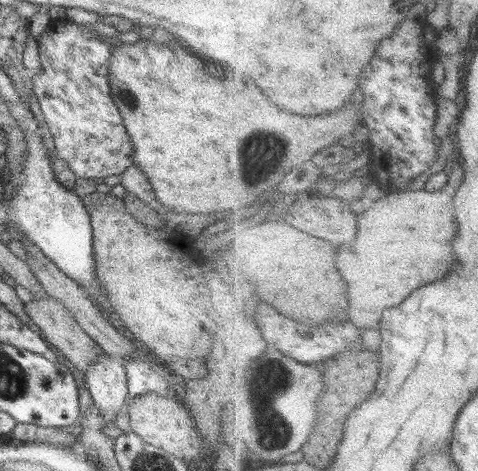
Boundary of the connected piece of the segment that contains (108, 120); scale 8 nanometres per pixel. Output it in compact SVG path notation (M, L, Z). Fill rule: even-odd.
M60 18L51 21L51 27L39 38L39 62L42 71L32 75L33 92L52 133L55 144L55 156L65 160L77 178L100 181L106 176L122 174L133 164L134 147L130 135L125 129L123 118L112 100L108 82L108 63L112 58L114 46L100 41L101 35L92 33L80 24Z

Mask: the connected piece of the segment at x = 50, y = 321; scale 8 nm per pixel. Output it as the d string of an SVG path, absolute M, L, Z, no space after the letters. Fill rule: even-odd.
M45 292L42 298L35 298L24 304L26 314L42 331L41 336L45 337L49 344L60 352L60 357L73 369L82 370L86 373L90 365L99 356L108 355L107 352L99 345L96 344L87 334L83 328L77 323L76 318L70 315L70 311L66 307L60 305L57 298L52 298Z

